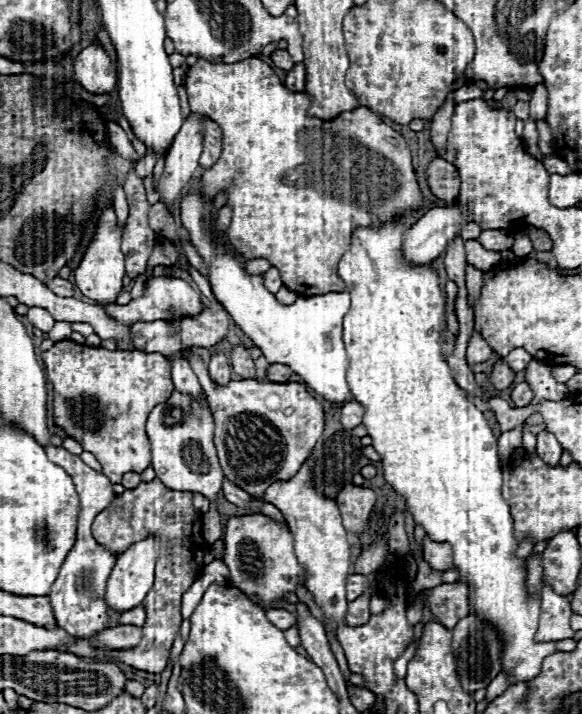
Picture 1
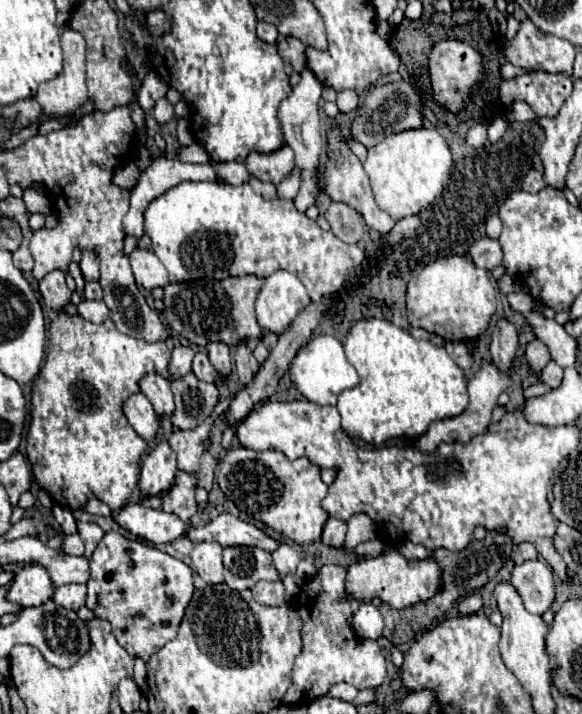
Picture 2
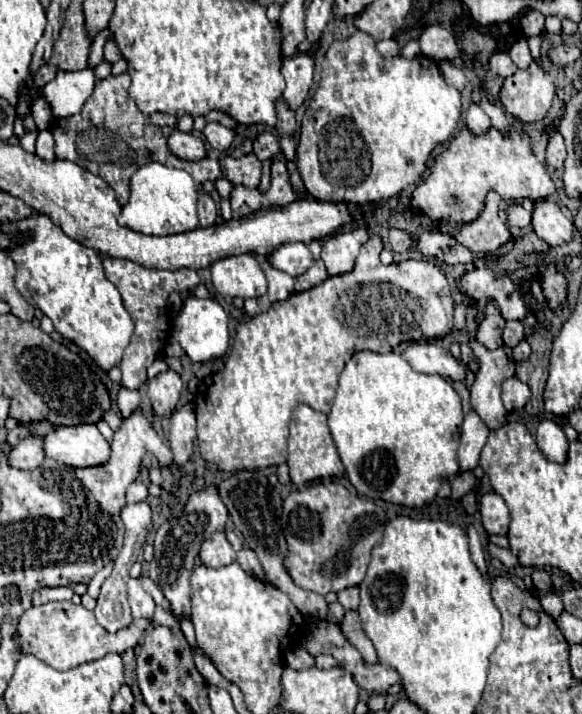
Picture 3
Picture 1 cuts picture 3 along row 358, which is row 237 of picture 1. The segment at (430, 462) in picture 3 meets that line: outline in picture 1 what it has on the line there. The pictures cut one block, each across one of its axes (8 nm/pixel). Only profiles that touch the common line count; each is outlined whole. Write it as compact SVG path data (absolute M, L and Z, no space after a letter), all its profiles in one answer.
M404 218L388 220L380 226L356 226L350 246L338 264L338 274L346 282L352 306L344 316L344 346L350 368L346 374L354 400L364 406L362 424L372 438L374 450L380 454L386 482L400 494L416 524L426 530L432 542L448 542L454 550L452 566L458 570L458 582L468 586L470 614L488 622L500 638L504 638L502 672L510 674L508 682L530 682L540 674L542 660L552 656L556 642L536 642L538 614L542 596L530 594L526 588L526 562L516 556L518 538L514 534L514 518L502 496L502 470L498 460L496 438L484 414L466 398L456 384L448 362L442 356L442 328L446 324L446 298L440 288L438 272L432 264L414 264L404 258Z

